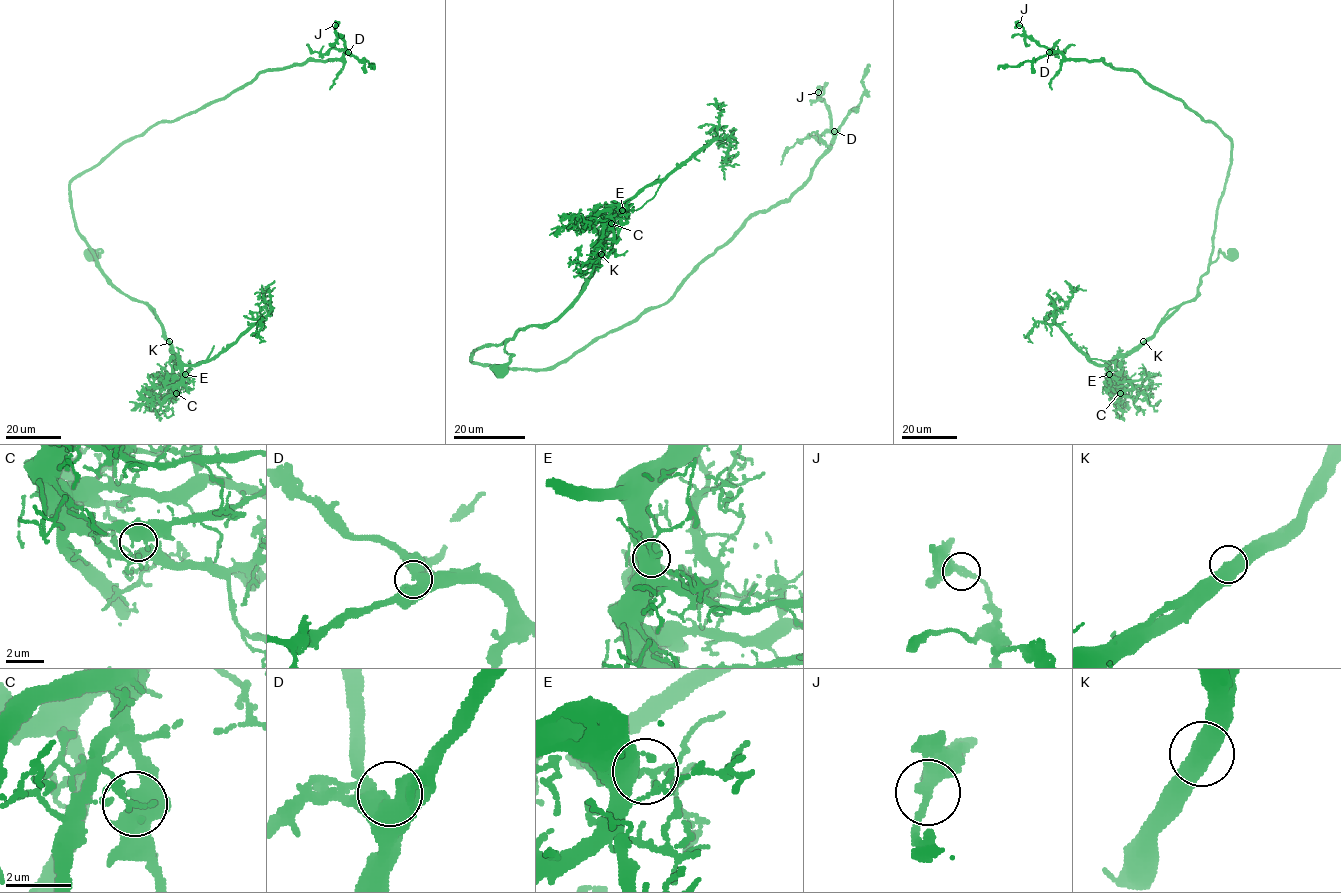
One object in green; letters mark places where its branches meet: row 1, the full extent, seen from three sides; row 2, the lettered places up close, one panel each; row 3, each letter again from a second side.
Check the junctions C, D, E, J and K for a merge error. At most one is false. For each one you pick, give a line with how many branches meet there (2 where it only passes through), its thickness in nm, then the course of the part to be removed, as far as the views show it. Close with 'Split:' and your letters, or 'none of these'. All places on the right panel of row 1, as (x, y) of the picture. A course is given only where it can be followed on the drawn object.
Split: none of these

